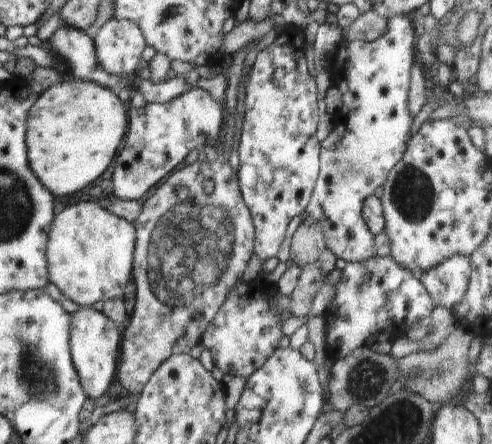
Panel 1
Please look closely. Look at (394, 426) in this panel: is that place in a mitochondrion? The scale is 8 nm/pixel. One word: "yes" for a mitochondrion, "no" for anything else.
yes

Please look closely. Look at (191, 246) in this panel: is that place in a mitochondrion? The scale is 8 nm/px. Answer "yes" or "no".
yes

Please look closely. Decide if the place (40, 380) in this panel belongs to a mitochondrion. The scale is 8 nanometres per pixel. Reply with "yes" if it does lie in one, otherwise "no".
yes

